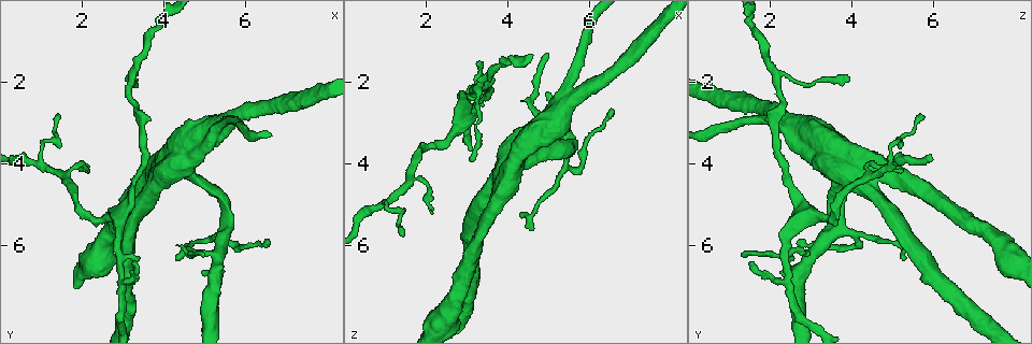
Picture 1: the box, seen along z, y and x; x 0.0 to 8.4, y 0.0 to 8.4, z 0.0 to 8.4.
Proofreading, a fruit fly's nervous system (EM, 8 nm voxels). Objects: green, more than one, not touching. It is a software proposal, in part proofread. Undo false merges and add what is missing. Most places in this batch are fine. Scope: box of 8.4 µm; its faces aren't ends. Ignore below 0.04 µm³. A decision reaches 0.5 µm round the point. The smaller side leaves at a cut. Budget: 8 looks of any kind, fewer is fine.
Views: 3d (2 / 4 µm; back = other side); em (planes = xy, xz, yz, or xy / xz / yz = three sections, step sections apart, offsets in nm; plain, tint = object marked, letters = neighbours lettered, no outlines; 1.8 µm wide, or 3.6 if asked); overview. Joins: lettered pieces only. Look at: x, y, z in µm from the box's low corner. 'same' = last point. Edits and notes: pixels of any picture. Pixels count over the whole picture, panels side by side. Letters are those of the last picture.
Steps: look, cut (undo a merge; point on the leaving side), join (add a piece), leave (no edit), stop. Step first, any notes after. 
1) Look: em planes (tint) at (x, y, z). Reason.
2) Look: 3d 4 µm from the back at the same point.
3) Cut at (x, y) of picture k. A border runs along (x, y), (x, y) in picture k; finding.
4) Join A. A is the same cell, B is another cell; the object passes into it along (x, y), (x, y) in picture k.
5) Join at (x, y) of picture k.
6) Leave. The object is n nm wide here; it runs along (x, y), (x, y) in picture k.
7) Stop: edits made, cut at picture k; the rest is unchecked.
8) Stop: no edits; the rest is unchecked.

Look: em 3.6 µm planes (plain) at (5.65, 2.90, 2.35).

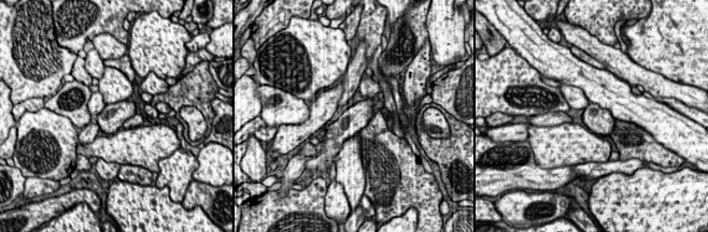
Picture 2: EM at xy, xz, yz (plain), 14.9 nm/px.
Look: em 3.6 µm planes (tint) at the same point. With the object marked.

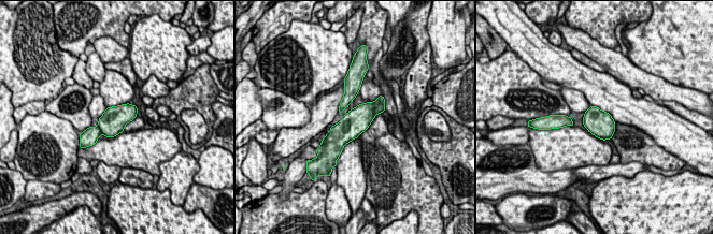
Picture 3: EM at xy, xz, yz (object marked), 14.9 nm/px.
Look: em 3.6 µm planes (letters) at the same point. See the neighbours.

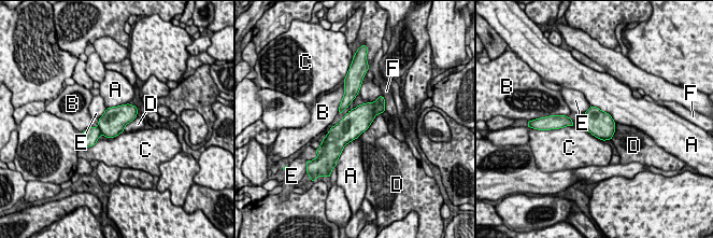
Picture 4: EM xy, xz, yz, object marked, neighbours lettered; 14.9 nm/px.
Leave. The object is 380 nm wide here; A, B, C, D, E and F are other cells; continuous, no second neuron.

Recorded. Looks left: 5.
Look: 3d 2 µm at (4.95, 6.65, 2.25). An open end.

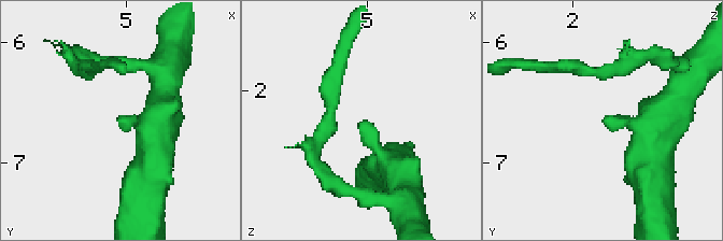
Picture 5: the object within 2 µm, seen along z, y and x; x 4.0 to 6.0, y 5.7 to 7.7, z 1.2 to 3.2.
Look: em yz step 4 (tint) at (4.90, 6.64, 2.28). Need the tissue.

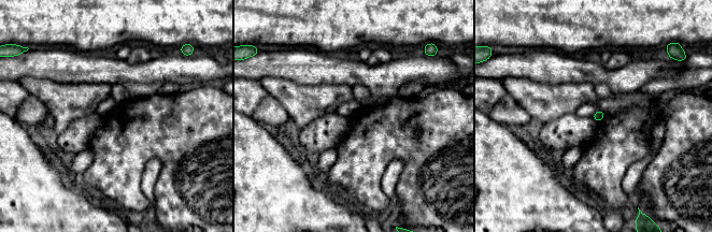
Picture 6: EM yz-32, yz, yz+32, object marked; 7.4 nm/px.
Look: em planes (letters) at the same point.

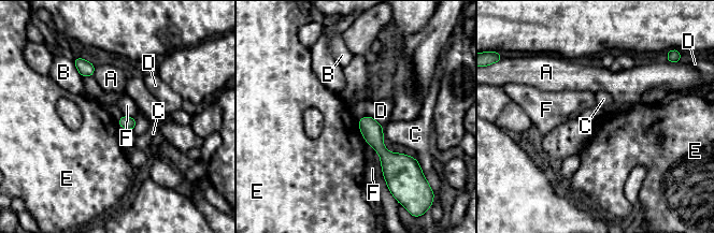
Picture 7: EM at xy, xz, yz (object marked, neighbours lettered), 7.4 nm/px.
Leave. A, B, C, D, E and F are other cells; it runs along (365, 119), (389, 161), (389, 175) in picture 7; no lettered piece goes on from it.

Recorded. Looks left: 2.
Look: 3d 4 µm at (2.15, 4.20, 5.25). Thin end.

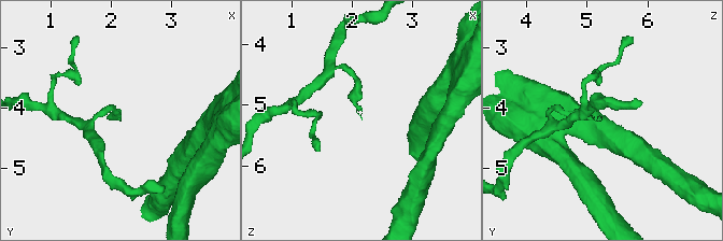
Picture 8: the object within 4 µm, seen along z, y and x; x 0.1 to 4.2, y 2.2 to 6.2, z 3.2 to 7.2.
Look: em planes (letters) at (2.10, 4.25, 5.20).

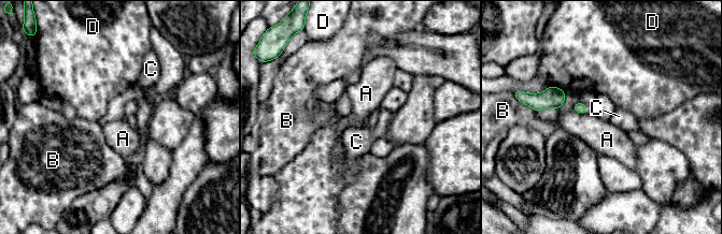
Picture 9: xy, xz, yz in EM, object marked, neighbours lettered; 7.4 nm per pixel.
Leave. A, B, C and D are other cells; no lettered piece goes on from it.

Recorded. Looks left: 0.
Stop: no edits; the rest is unchecked.

